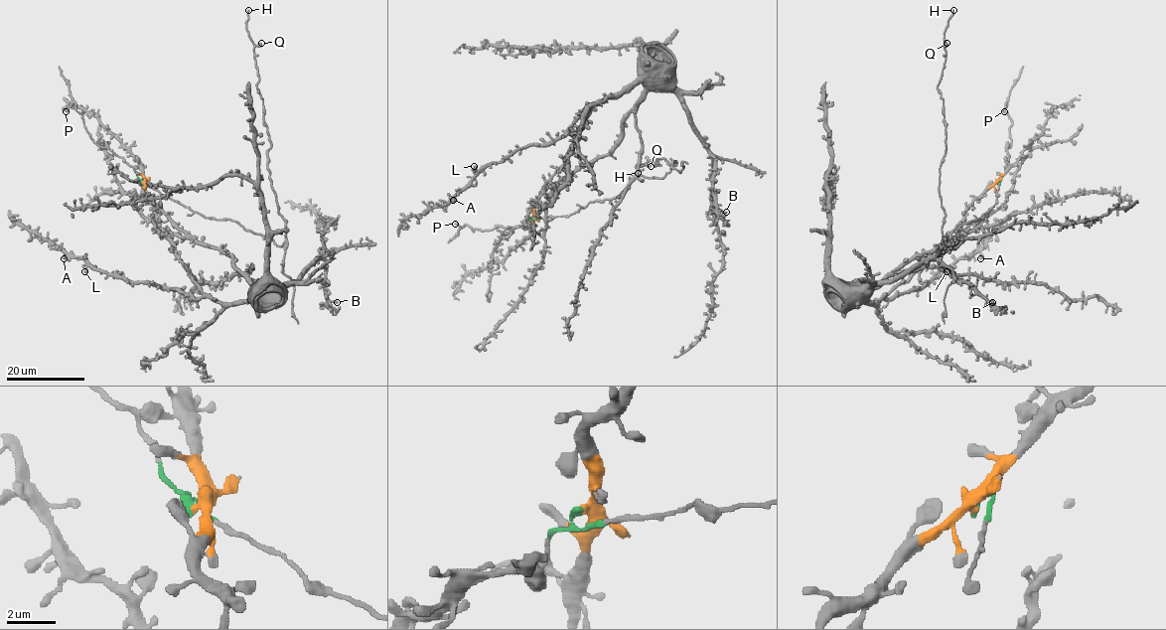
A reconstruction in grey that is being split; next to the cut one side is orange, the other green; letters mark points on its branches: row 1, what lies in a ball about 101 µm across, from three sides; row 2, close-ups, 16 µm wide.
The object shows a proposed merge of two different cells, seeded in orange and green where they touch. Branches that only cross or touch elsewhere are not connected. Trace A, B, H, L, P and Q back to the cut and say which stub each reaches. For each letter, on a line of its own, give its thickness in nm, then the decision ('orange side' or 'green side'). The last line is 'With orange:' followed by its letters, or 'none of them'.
A: 480 nm thick; orange side
B: 280 nm thick; orange side
H: 200 nm thick; green side
L: 440 nm thick; orange side
P: 340 nm thick; green side
Q: 480 nm thick; green side
With orange: A, B, L

